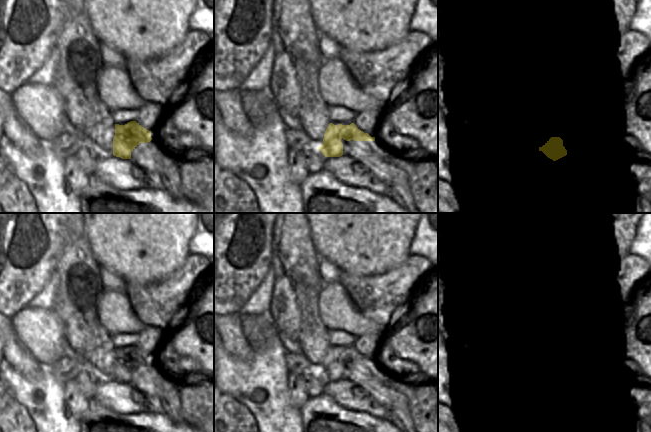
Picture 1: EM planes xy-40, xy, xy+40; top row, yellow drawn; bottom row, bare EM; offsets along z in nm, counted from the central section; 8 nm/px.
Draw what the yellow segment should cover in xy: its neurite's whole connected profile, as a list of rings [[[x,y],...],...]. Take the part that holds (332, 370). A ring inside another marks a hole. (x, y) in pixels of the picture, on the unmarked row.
[[[330,347],[325,355],[323,368],[318,373],[325,381],[340,381],[343,379],[342,362],[346,365],[375,365],[375,361],[361,355],[354,347],[350,349]]]

